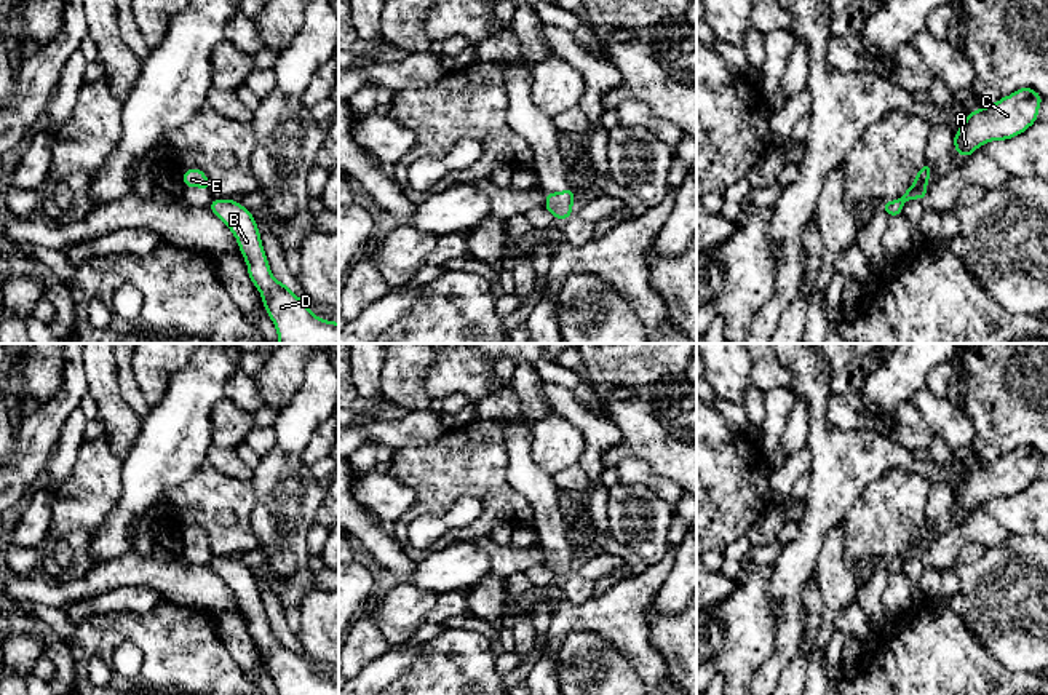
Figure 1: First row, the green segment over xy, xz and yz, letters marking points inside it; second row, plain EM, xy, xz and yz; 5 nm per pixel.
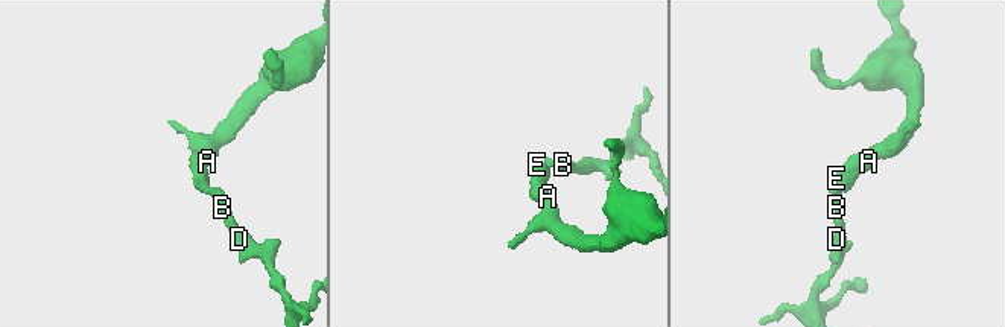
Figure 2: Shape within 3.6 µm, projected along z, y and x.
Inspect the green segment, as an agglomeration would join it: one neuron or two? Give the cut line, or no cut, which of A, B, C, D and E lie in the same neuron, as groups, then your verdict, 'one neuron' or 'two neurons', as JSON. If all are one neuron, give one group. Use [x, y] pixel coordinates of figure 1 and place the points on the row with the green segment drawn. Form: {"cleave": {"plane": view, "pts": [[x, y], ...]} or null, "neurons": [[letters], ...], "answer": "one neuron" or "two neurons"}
{"cleave": {"plane": "yz", "pts": [[900, 200], [903, 203]]}, "neurons": [["A", "C", "E"], ["B", "D"]], "answer": "two neurons"}

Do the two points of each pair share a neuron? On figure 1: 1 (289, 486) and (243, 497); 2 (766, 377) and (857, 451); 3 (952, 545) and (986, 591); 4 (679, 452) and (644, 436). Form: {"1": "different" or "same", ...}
{"1": "different", "2": "different", "3": "different", "4": "same"}

